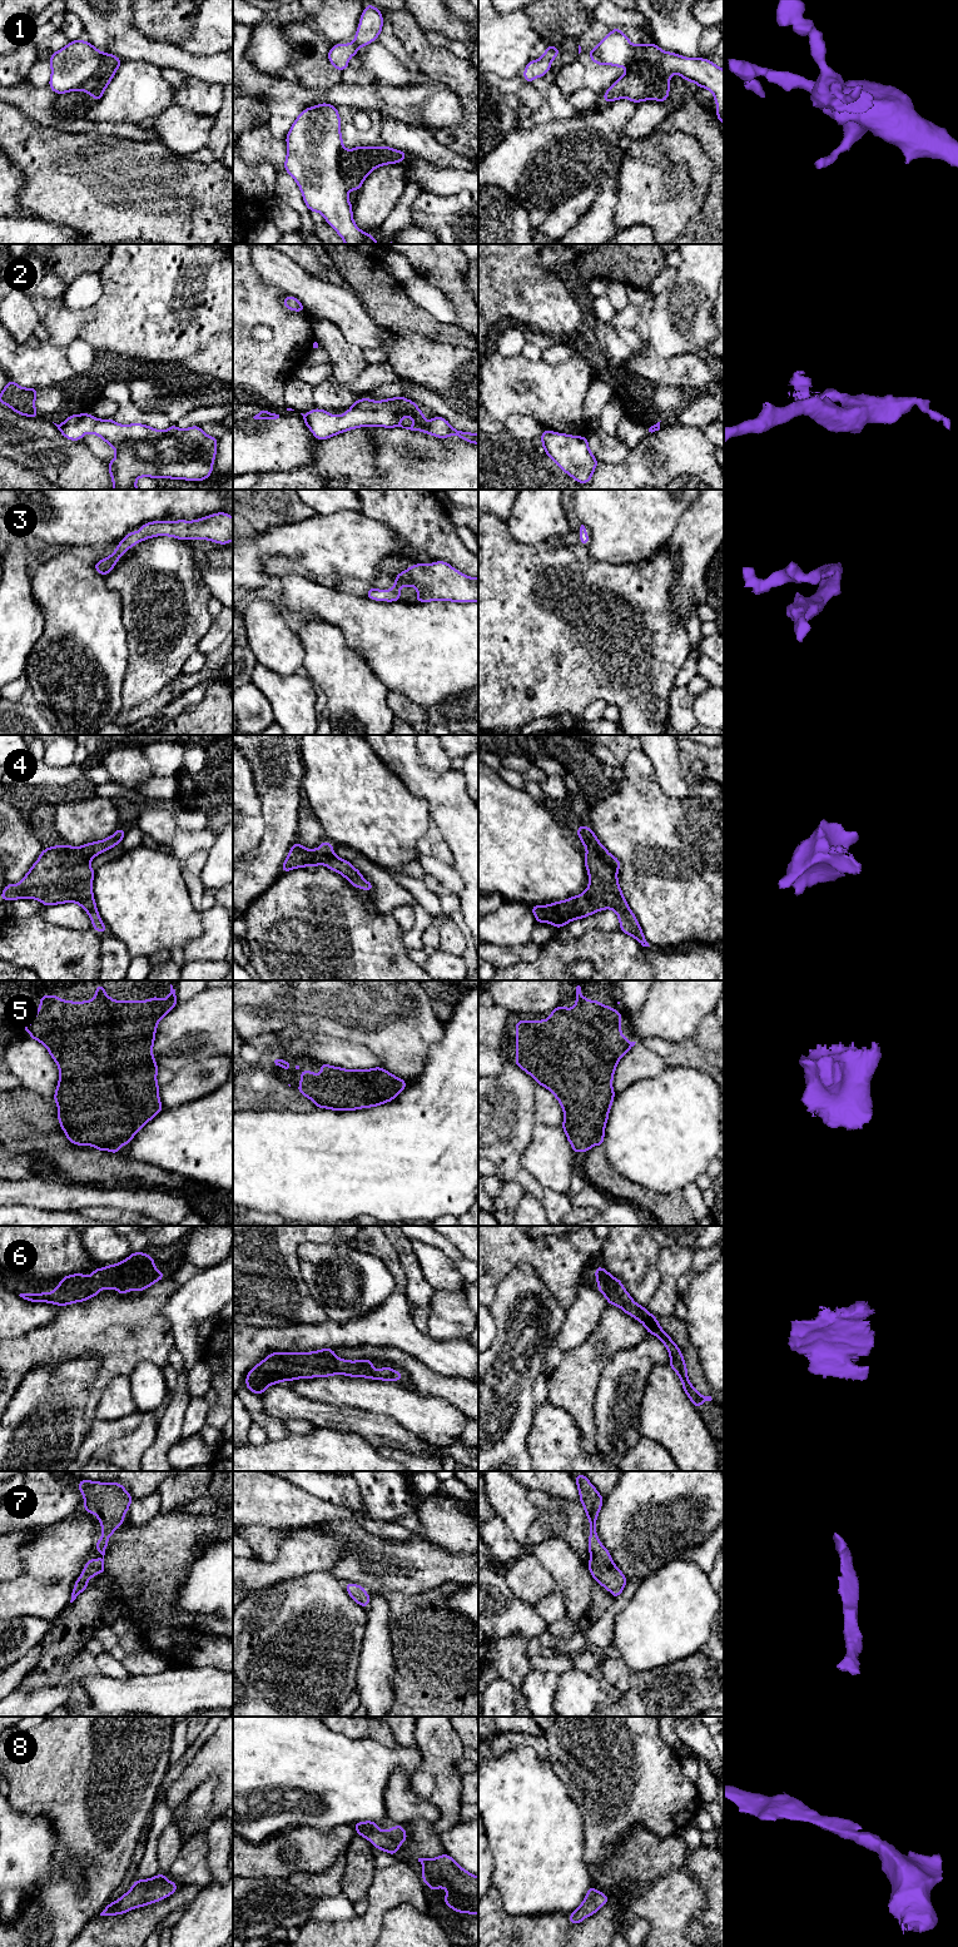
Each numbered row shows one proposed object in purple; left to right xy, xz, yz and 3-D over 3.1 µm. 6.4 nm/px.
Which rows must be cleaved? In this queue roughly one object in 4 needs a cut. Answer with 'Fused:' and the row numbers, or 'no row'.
Fused: 1, 2

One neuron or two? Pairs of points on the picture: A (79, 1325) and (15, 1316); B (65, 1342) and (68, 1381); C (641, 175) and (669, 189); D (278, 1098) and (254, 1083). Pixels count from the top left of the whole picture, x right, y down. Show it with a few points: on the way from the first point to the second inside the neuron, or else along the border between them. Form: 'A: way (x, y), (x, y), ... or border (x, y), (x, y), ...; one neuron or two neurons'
A: border (61, 1306), (50, 1322), (25, 1335); two neurons
B: border (97, 1359), (83, 1354), (55, 1369), (38, 1366); two neurons
C: way (648, 175), (663, 188); one neuron
D: way (272, 1094), (261, 1089); one neuron

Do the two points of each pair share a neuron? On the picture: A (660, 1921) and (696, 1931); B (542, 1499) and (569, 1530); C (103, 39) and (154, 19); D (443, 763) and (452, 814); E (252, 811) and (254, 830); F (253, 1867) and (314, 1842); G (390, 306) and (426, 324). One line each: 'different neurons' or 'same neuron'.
A: different neurons
B: same neuron
C: different neurons
D: different neurons
E: same neuron
F: same neuron
G: same neuron

